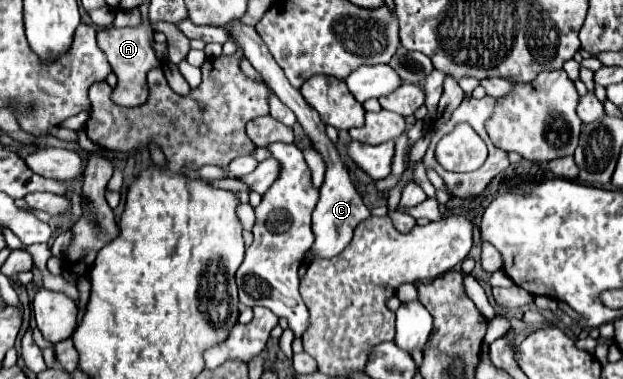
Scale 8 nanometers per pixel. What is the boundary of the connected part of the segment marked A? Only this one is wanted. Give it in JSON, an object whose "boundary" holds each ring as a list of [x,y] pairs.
{"boundary":[[[148,22],[136,26],[136,28],[102,28],[98,30],[98,46],[106,54],[112,72],[118,76],[118,84],[112,90],[112,102],[120,106],[140,106],[148,98],[148,84],[146,84],[146,74],[152,68],[158,68],[160,62],[150,46],[152,38],[152,28]]]}

